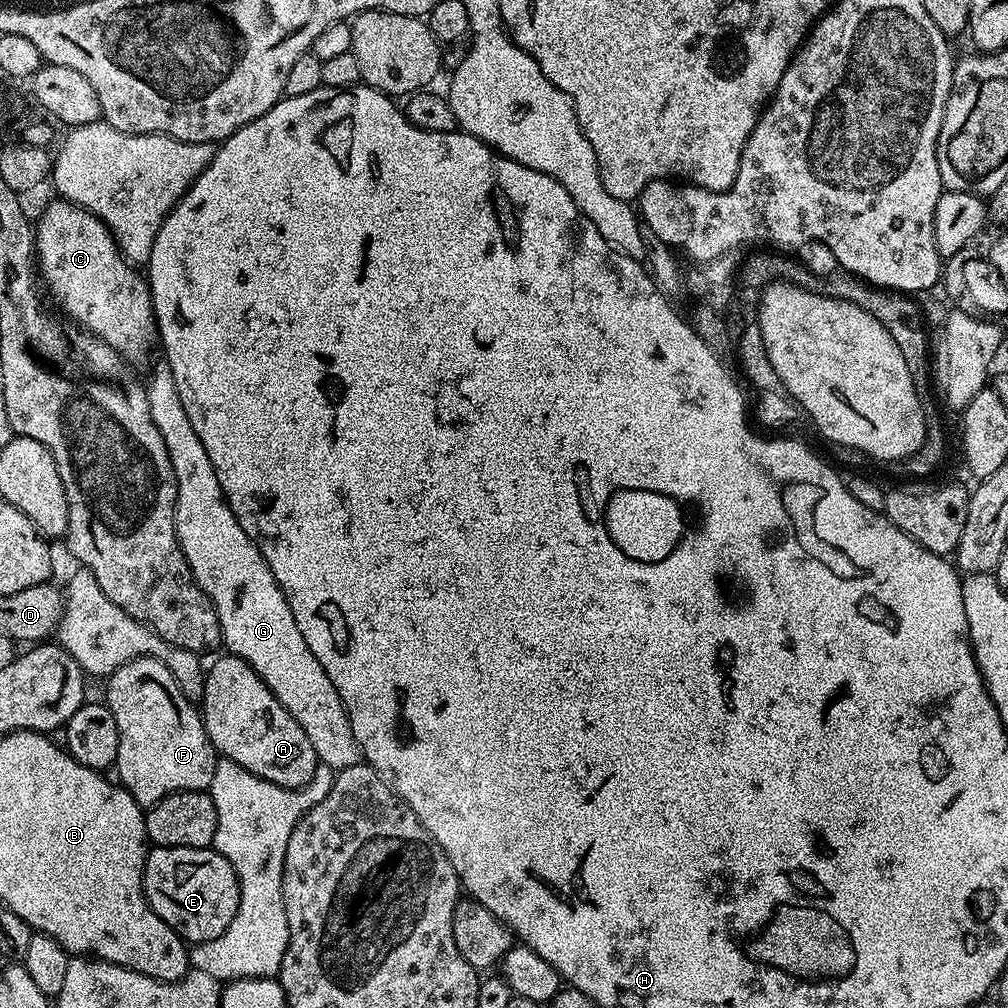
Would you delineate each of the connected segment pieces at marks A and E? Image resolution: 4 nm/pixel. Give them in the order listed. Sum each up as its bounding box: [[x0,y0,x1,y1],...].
[[202,654,318,788],[144,847,240,946]]

